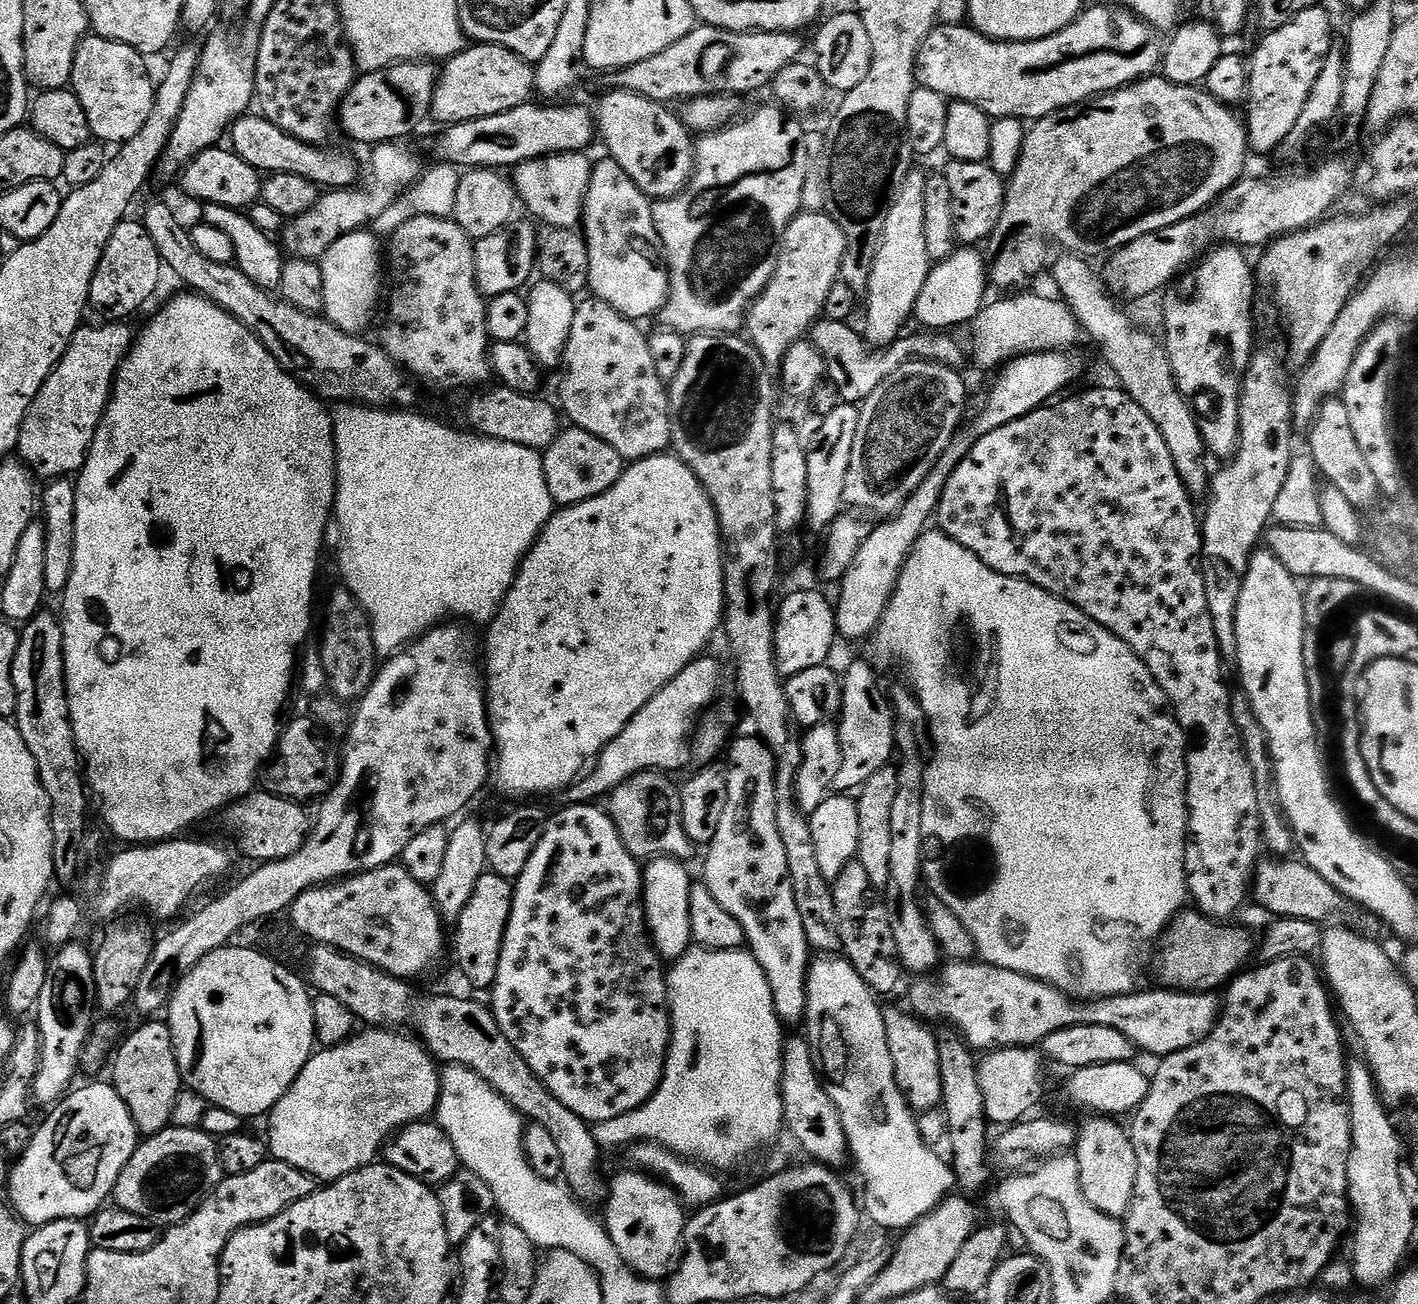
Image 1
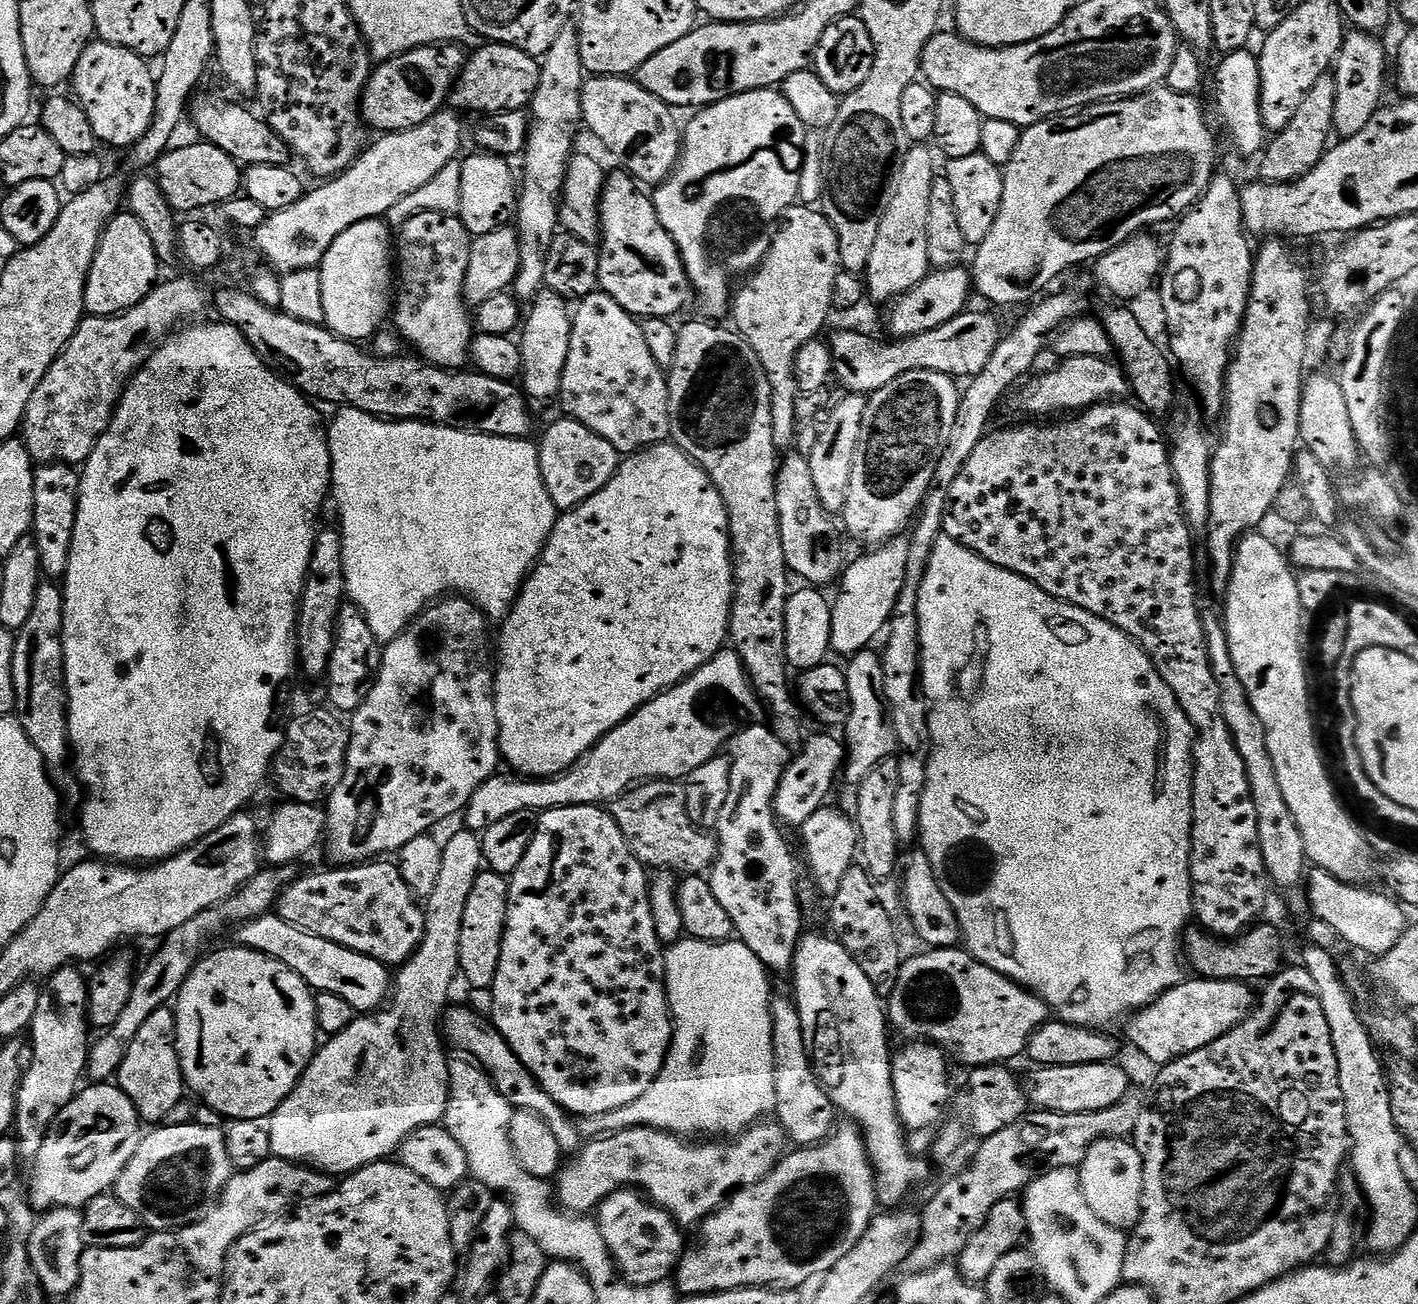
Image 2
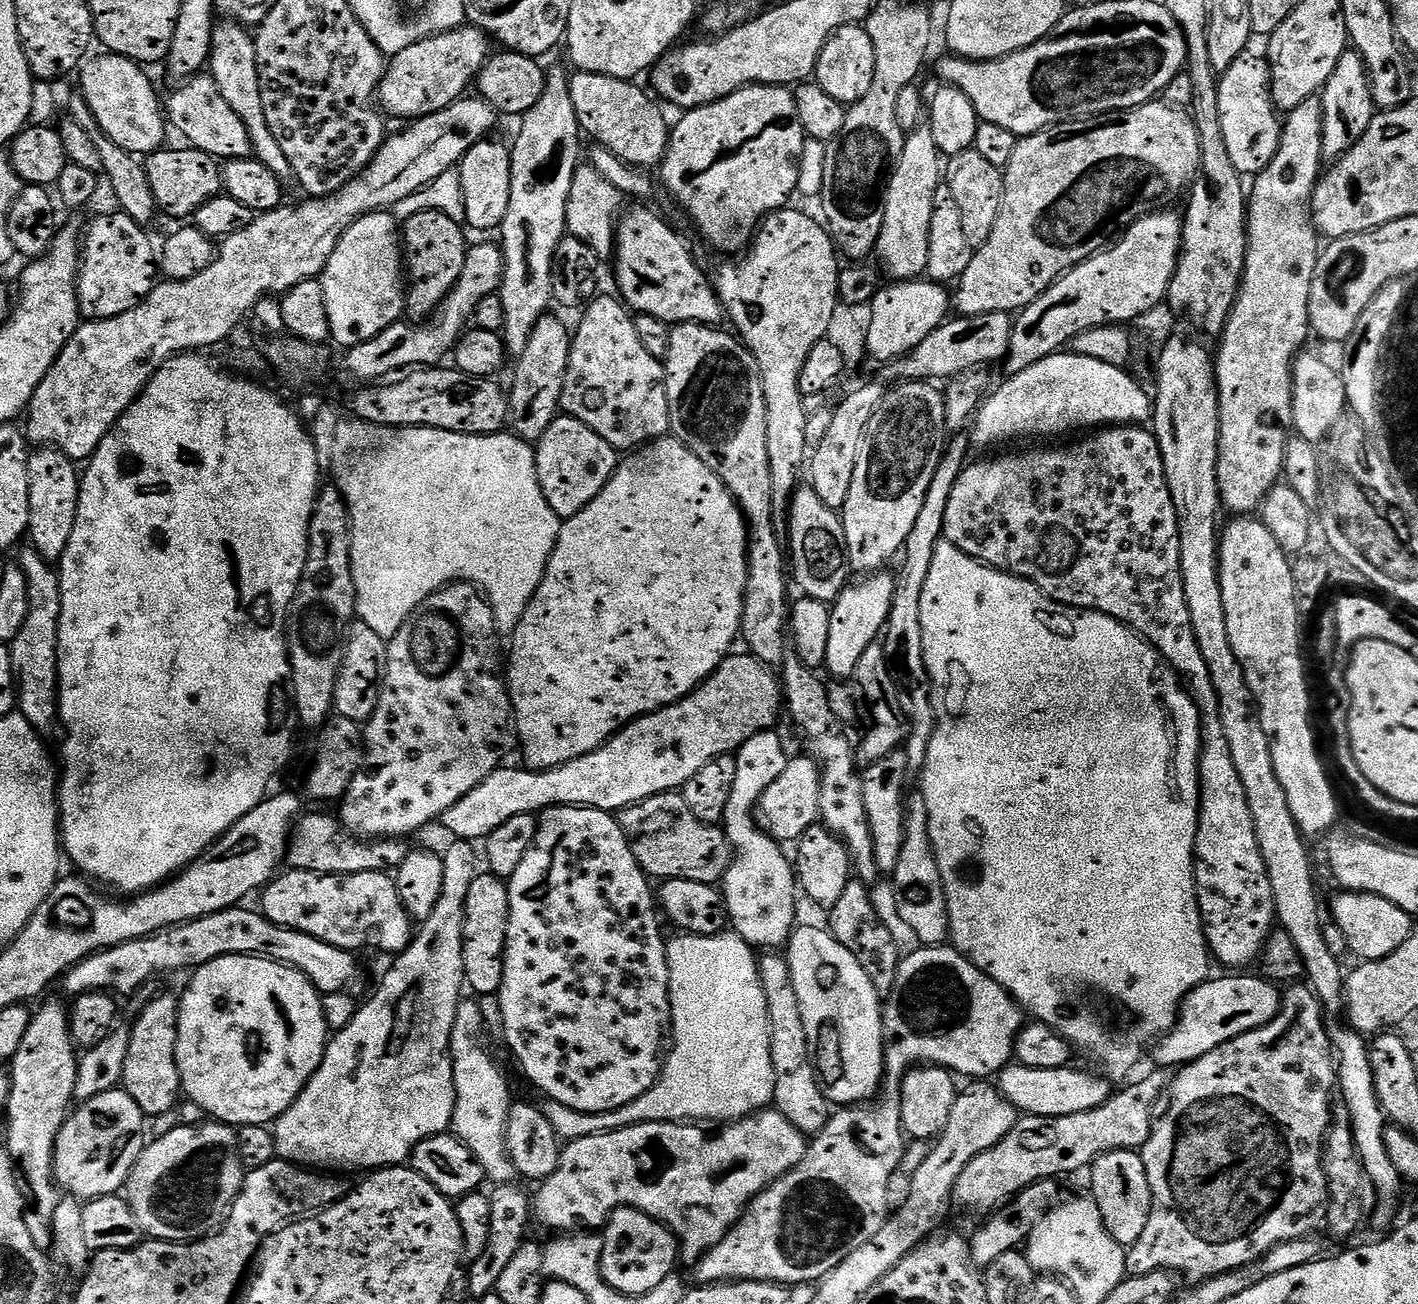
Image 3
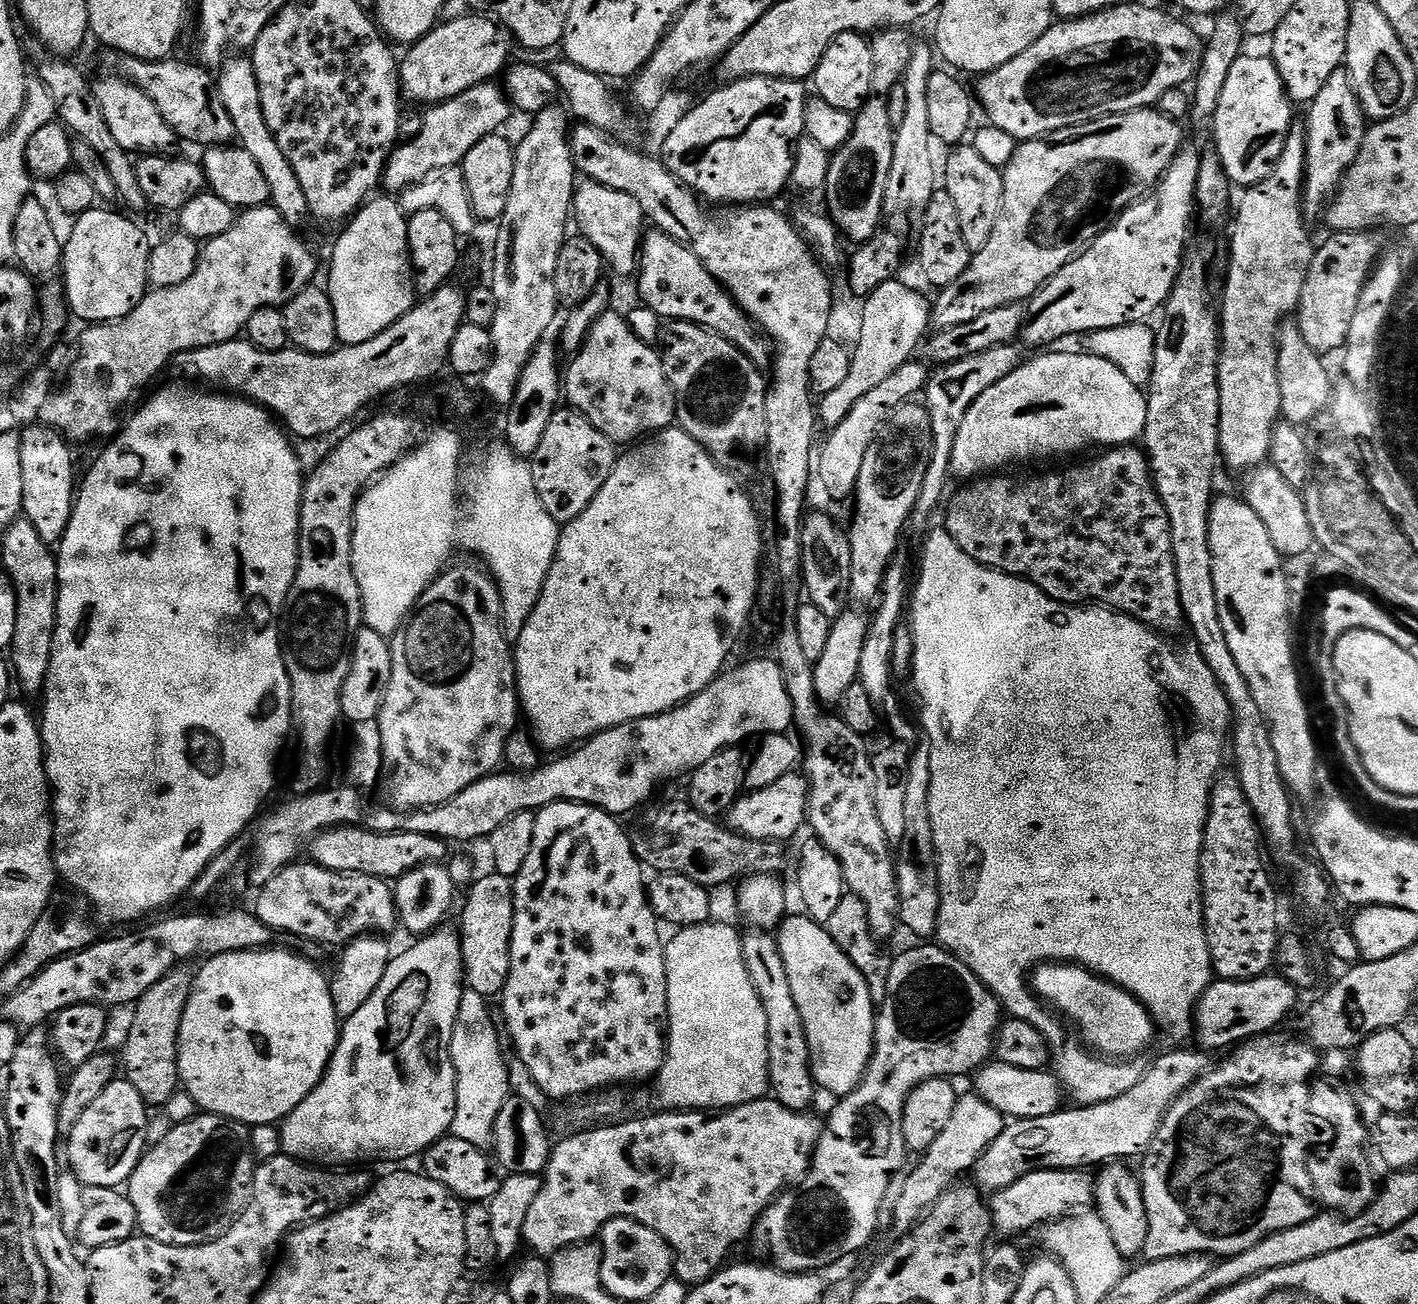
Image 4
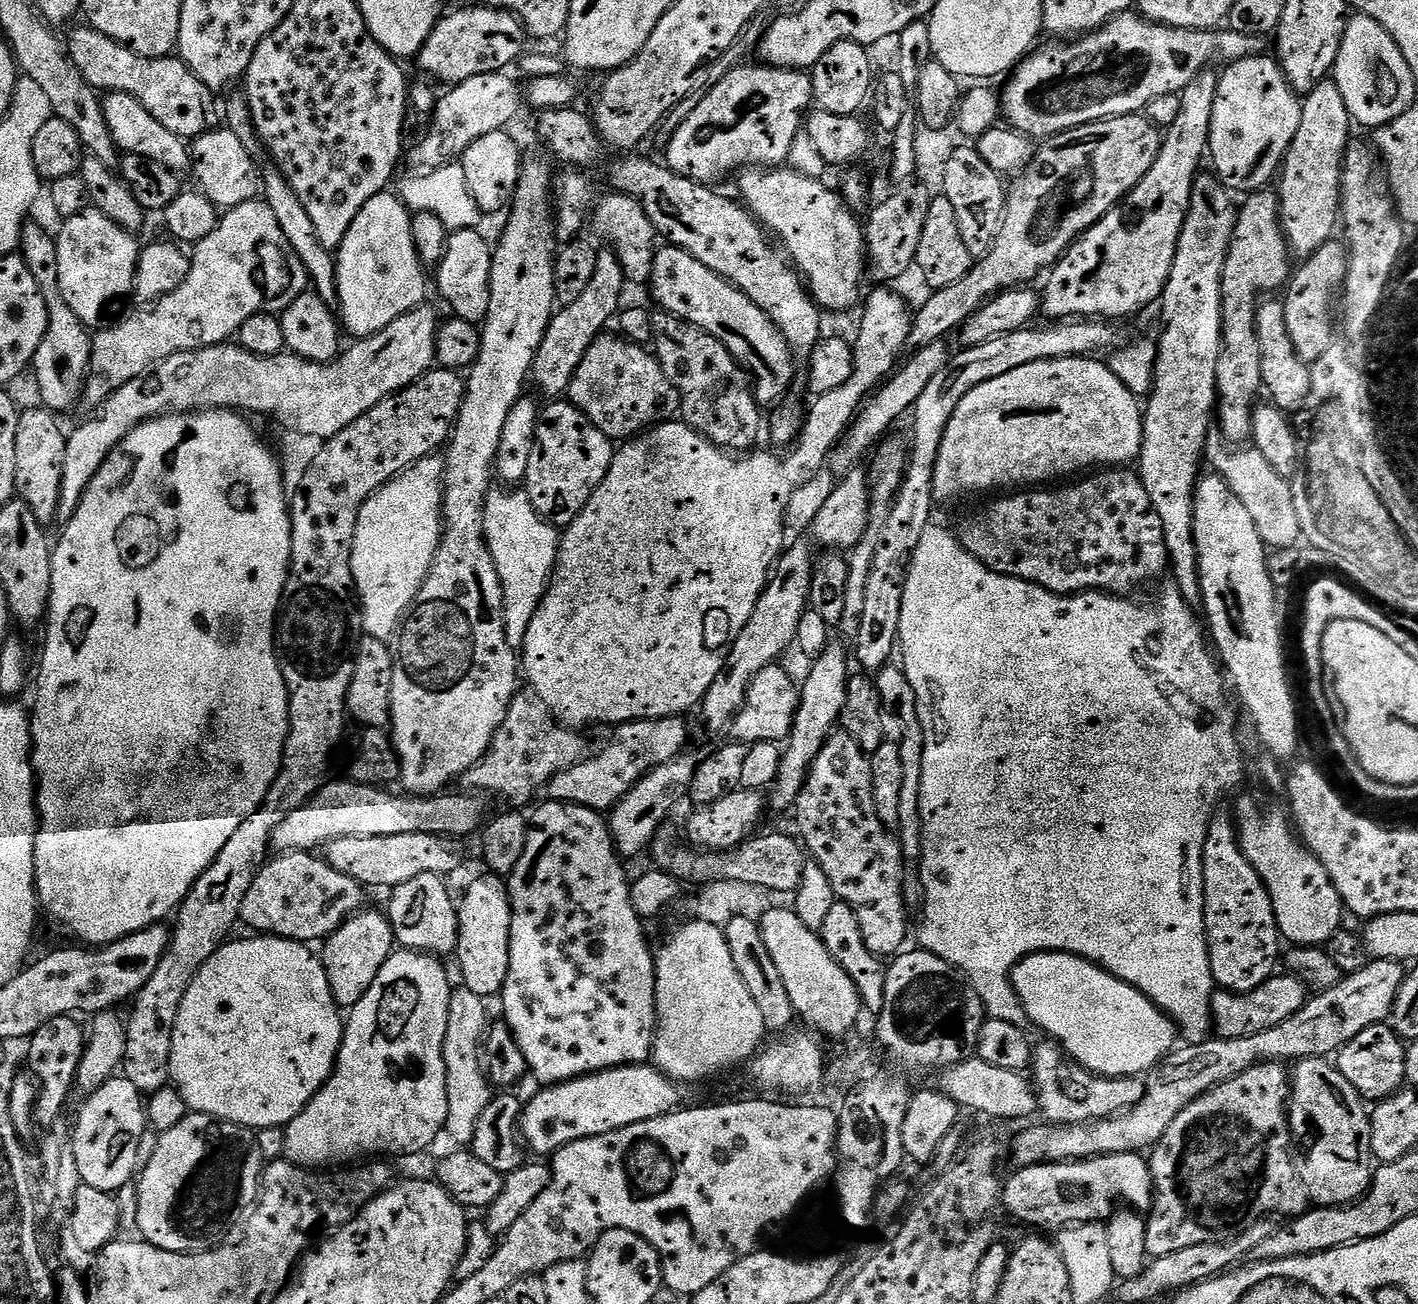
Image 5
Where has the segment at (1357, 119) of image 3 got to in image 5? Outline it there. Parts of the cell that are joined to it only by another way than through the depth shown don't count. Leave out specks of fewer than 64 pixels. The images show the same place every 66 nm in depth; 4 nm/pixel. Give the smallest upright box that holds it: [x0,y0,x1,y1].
[1278,78,1354,258]

